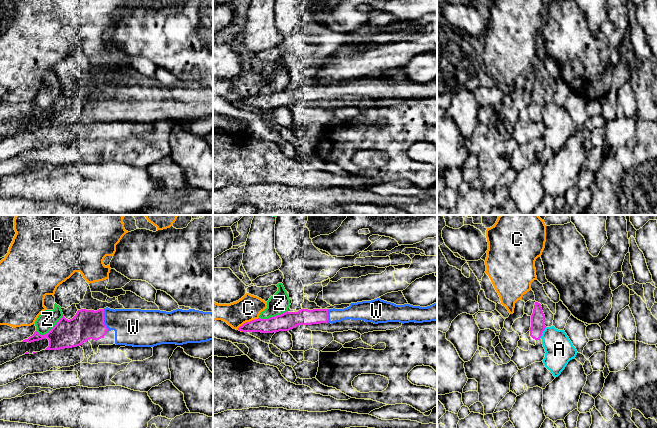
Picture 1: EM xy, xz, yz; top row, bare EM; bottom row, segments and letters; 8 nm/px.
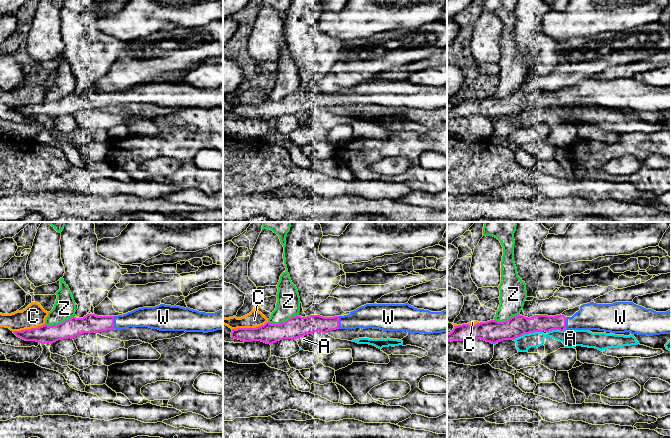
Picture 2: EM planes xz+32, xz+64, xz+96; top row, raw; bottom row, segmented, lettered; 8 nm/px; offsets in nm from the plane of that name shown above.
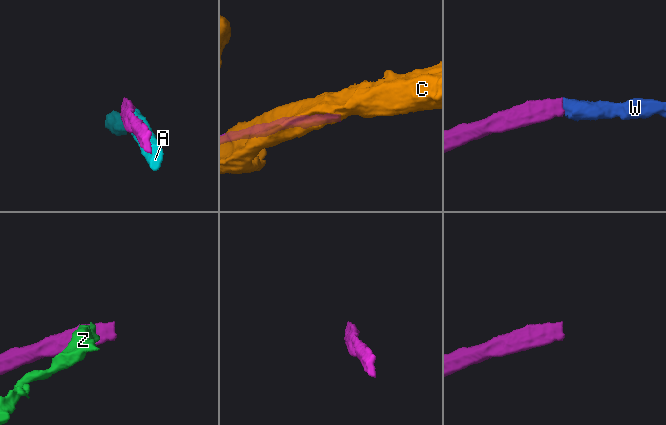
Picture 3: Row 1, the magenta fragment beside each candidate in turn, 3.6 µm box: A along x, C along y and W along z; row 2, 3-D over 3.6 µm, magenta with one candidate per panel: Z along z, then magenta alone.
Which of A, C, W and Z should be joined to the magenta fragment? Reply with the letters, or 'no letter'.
W

